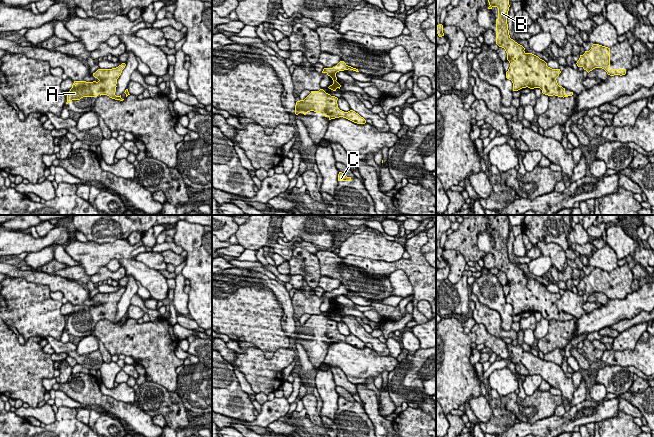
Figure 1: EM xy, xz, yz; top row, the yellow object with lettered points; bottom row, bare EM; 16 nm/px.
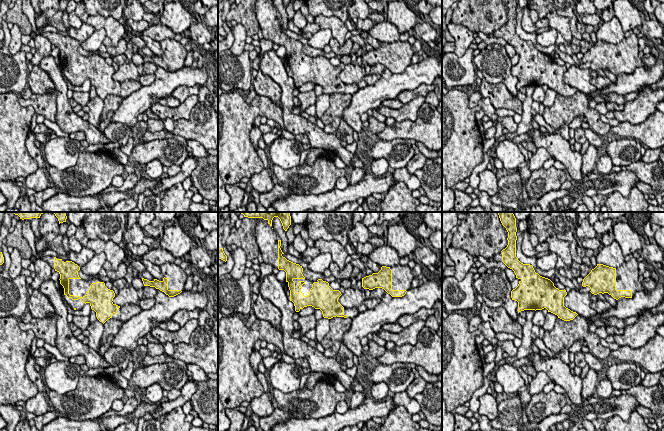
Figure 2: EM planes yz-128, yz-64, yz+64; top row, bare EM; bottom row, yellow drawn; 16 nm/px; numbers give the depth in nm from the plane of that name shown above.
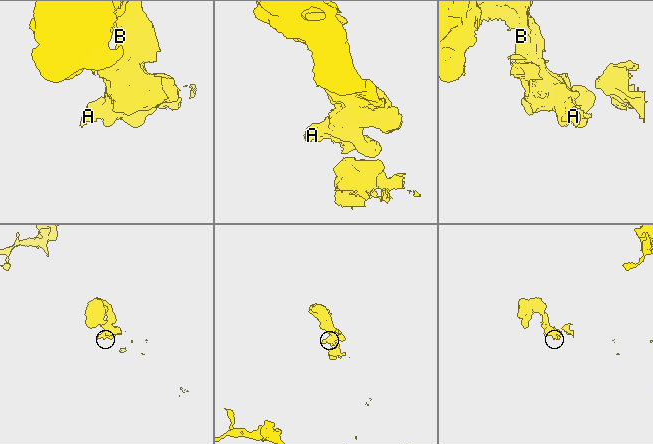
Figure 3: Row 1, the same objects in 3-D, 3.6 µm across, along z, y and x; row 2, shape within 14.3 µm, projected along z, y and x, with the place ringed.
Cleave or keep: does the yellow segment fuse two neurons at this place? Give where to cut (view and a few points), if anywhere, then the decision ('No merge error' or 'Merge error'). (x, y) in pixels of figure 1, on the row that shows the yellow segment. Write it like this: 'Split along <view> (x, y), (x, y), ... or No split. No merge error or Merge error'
No split. No merge error

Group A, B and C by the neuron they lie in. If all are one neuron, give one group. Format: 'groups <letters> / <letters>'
groups A B C

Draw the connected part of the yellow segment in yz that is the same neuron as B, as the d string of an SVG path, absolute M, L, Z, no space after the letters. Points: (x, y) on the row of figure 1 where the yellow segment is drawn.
M488 0L489 7L488 9L492 9L493 7L498 8L498 18L496 19L496 44L499 47L505 49L507 53L507 60L510 63L510 67L506 72L506 78L511 80L513 83L513 91L518 91L522 88L540 88L542 93L548 96L558 96L558 97L568 97L572 96L573 92L570 92L569 95L565 94L565 88L559 86L556 78L561 73L560 69L552 69L547 66L547 63L540 59L538 56L532 53L526 53L525 48L515 42L510 38L508 24L507 24L507 15L509 11L509 0Z

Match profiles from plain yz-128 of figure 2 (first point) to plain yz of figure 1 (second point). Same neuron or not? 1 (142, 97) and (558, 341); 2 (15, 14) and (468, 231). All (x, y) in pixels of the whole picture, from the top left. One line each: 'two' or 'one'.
1: two
2: one

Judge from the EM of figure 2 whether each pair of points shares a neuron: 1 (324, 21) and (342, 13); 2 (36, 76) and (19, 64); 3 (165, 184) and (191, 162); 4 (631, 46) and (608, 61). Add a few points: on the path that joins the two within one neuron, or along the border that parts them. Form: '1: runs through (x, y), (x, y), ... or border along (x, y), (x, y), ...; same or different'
1: border along (316, 15), (337, 16), (344, 22); different
2: border along (28, 73), (26, 82); different
3: runs through (172, 180), (176, 179), (186, 169); same
4: runs through (625, 52), (620, 57), (614, 57); same

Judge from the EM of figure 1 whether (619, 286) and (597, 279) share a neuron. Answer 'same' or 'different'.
same

